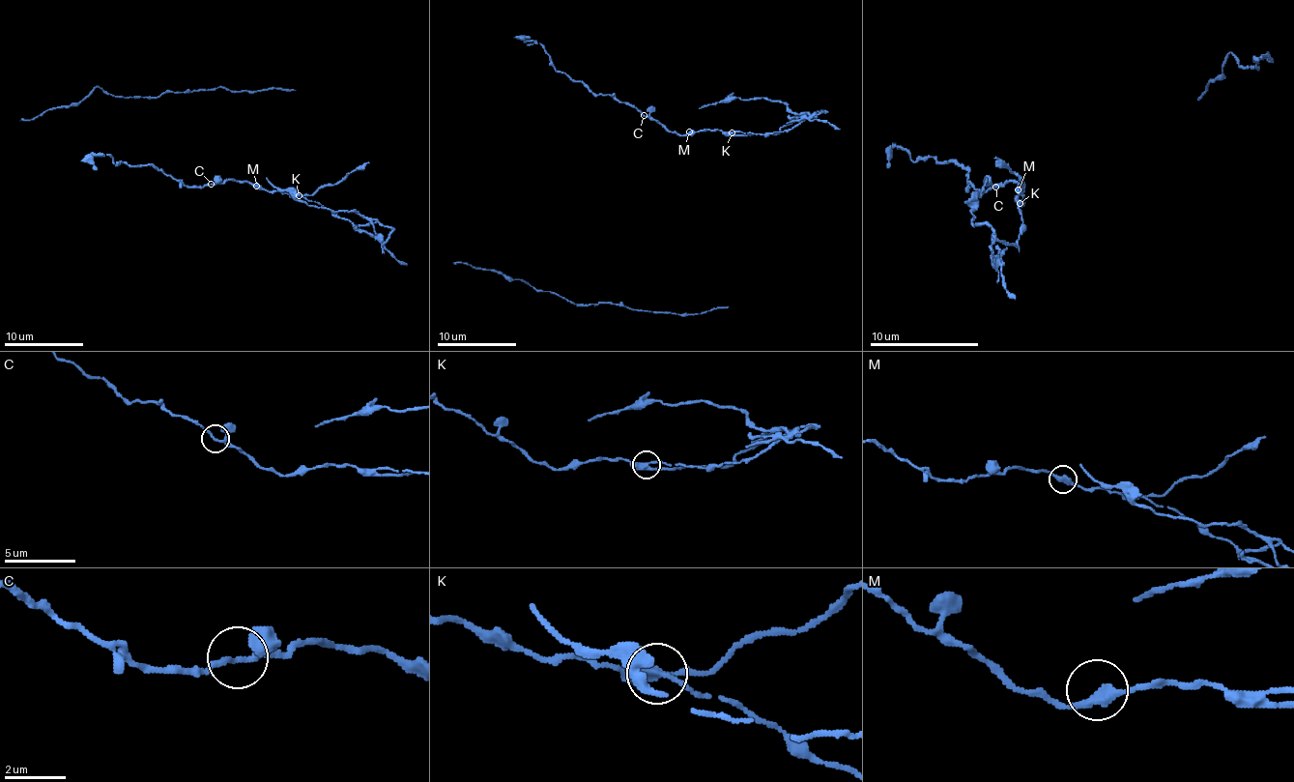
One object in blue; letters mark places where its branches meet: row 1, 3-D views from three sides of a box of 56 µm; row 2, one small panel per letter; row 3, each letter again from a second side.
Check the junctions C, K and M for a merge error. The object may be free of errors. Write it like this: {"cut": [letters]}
{"cut": ["K"]}

